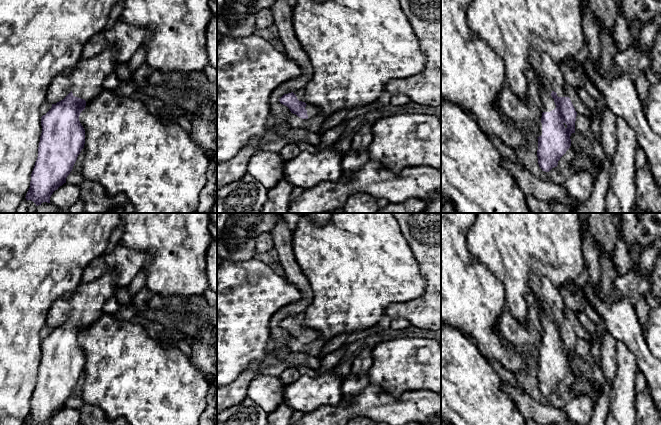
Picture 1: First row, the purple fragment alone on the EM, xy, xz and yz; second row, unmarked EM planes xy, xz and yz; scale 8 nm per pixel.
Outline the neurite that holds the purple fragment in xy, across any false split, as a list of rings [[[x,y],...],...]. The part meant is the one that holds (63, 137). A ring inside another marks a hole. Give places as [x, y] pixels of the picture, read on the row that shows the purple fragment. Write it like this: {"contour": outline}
{"contour": [[[114,46],[106,48],[98,55],[80,59],[68,76],[72,91],[61,101],[52,104],[51,109],[41,117],[42,133],[26,200],[33,201],[36,206],[43,202],[50,203],[55,190],[66,183],[66,178],[73,169],[78,155],[84,148],[85,130],[79,121],[80,113],[85,109],[86,102],[95,98],[103,90],[104,80],[114,72],[117,64]]]}

